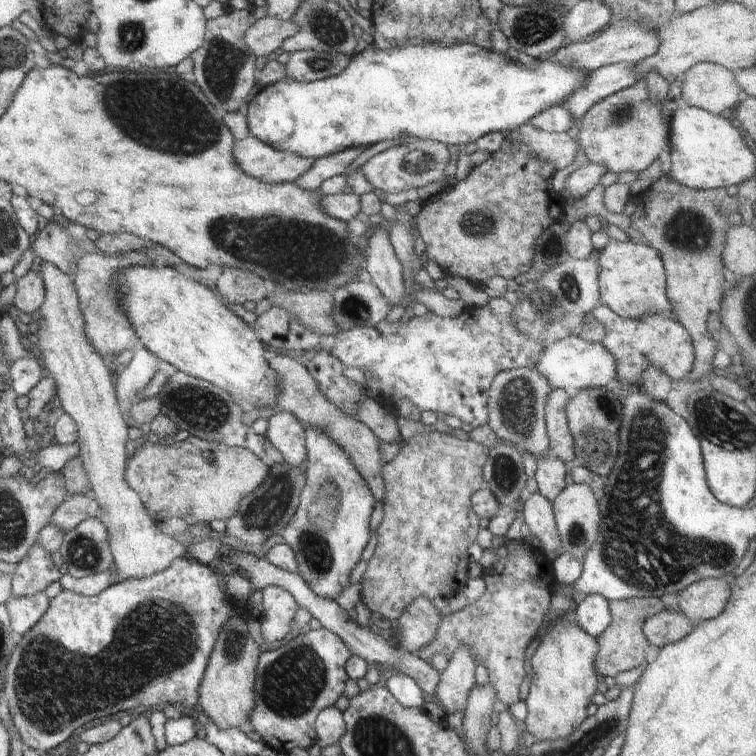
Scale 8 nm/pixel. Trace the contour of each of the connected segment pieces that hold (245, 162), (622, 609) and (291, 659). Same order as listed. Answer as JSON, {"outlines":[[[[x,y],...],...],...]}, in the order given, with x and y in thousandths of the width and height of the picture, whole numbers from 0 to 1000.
{"outlines":[[[[336,179],[315,184],[307,206],[328,233],[351,242],[389,242],[418,212],[364,197]]],[[[836,790],[823,794],[804,794],[808,824],[791,844],[792,865],[788,870],[791,888],[815,893],[823,886],[835,886],[852,874],[852,860],[860,853],[852,841],[851,828],[857,816],[881,807],[872,790]]],[[[429,829],[393,836],[378,845],[374,854],[344,864],[336,906],[337,935],[329,952],[352,985],[381,997],[389,988],[409,991],[418,984],[417,950],[426,938],[442,934],[444,926],[455,918],[455,909],[462,898],[456,878],[463,866],[464,860],[452,845]]]]}

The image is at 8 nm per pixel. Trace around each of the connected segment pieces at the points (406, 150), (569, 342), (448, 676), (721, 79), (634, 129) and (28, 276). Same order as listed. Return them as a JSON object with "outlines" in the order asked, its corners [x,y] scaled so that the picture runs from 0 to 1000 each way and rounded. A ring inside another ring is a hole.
{"outlines":[[[[553,184],[550,188],[534,188],[519,193],[495,205],[478,220],[476,225],[493,249],[500,249],[511,257],[534,254],[534,251],[545,255],[554,246],[563,246],[571,241],[585,242],[585,251],[598,246],[594,235],[587,233],[587,226],[595,214],[591,192],[571,184]]],[[[754,443],[721,456],[706,487],[725,503],[730,515],[762,519],[802,511],[816,500],[815,483],[817,478],[796,454],[779,454],[763,443]]],[[[608,856],[597,868],[590,884],[581,892],[577,921],[586,931],[590,948],[615,939],[618,923],[630,905],[630,873],[620,856]]],[[[937,81],[918,83],[902,103],[901,136],[910,142],[934,144],[946,152],[962,151],[974,140],[979,119],[972,95]]],[[[841,106],[832,115],[799,128],[779,143],[763,177],[767,198],[774,204],[776,214],[800,220],[803,226],[815,230],[854,225],[873,201],[886,197],[886,155],[881,160],[876,159],[876,135],[862,136],[852,106]]],[[[41,354],[21,374],[24,377],[19,394],[21,407],[40,415],[50,411],[60,396],[60,378],[53,360]]]]}

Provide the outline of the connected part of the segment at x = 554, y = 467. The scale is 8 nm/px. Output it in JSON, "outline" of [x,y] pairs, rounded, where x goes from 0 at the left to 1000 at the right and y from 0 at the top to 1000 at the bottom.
{"outline":[[[735,603],[718,604],[710,608],[706,632],[712,651],[730,664],[749,643],[750,620]]]}

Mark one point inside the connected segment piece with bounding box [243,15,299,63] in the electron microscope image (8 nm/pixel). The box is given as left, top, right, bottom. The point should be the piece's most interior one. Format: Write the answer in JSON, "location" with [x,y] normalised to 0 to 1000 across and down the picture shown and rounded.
{"location":[352,46]}

